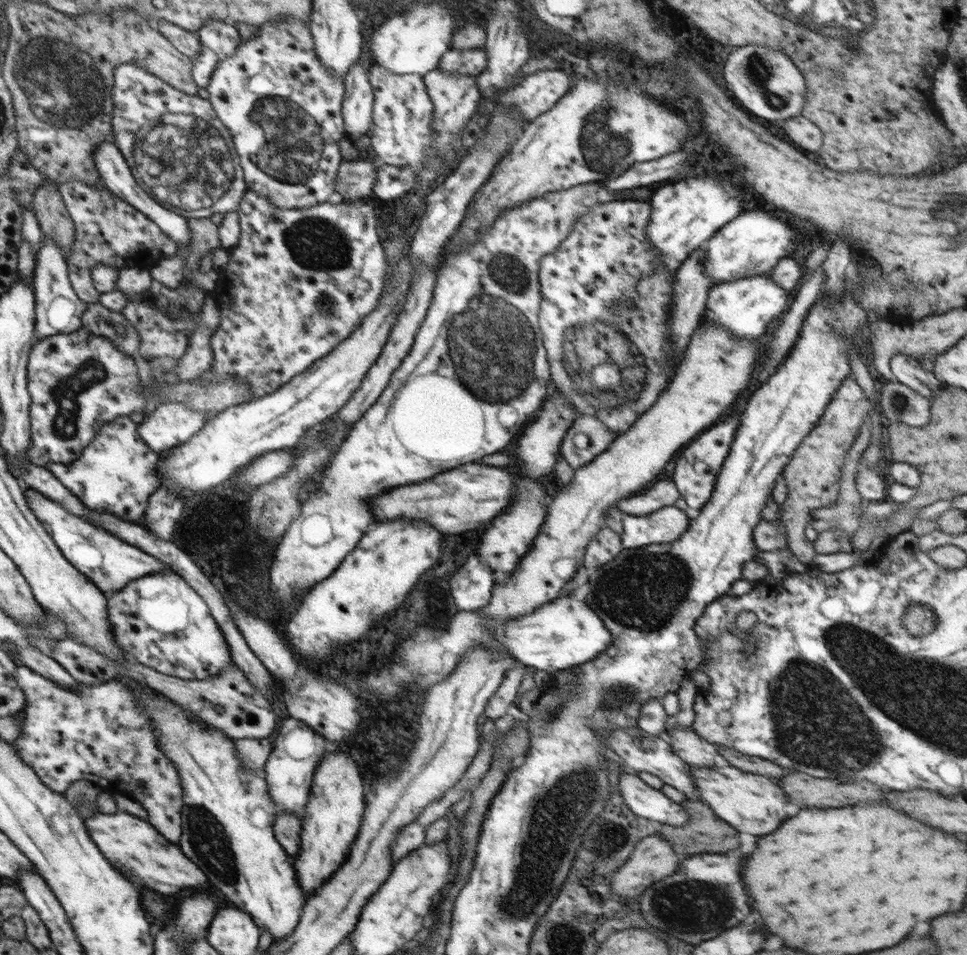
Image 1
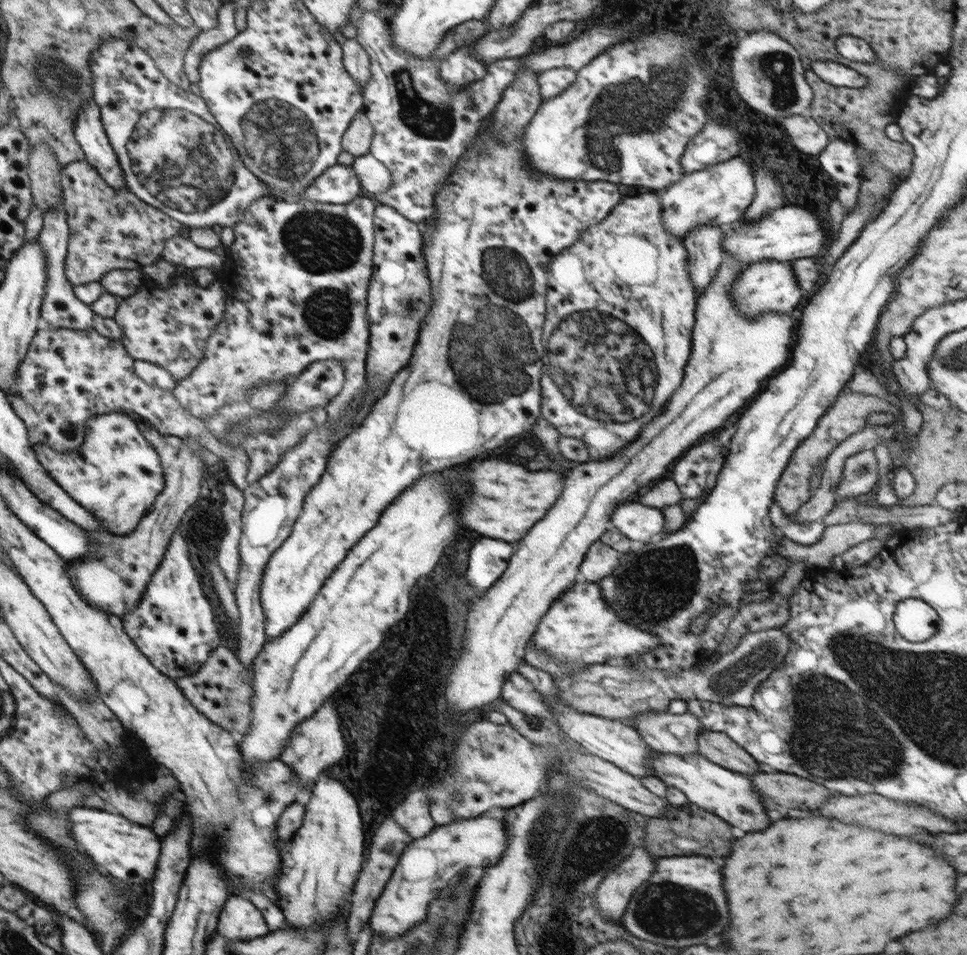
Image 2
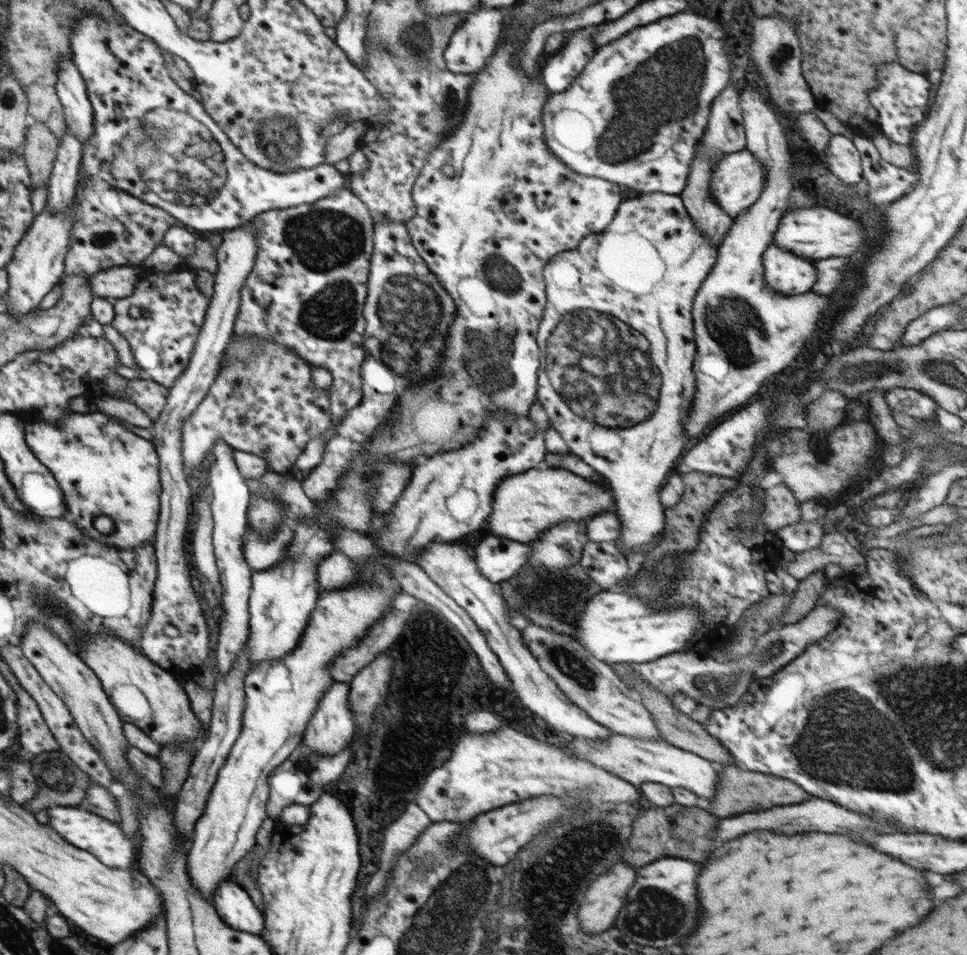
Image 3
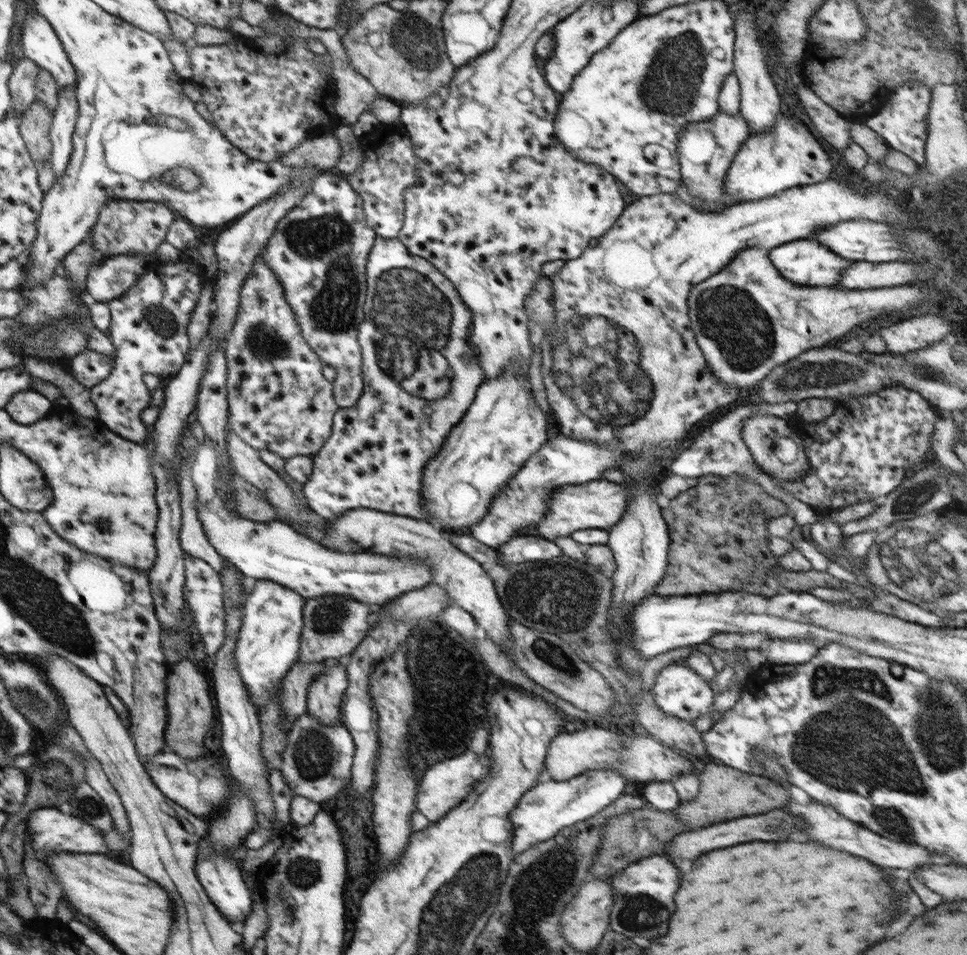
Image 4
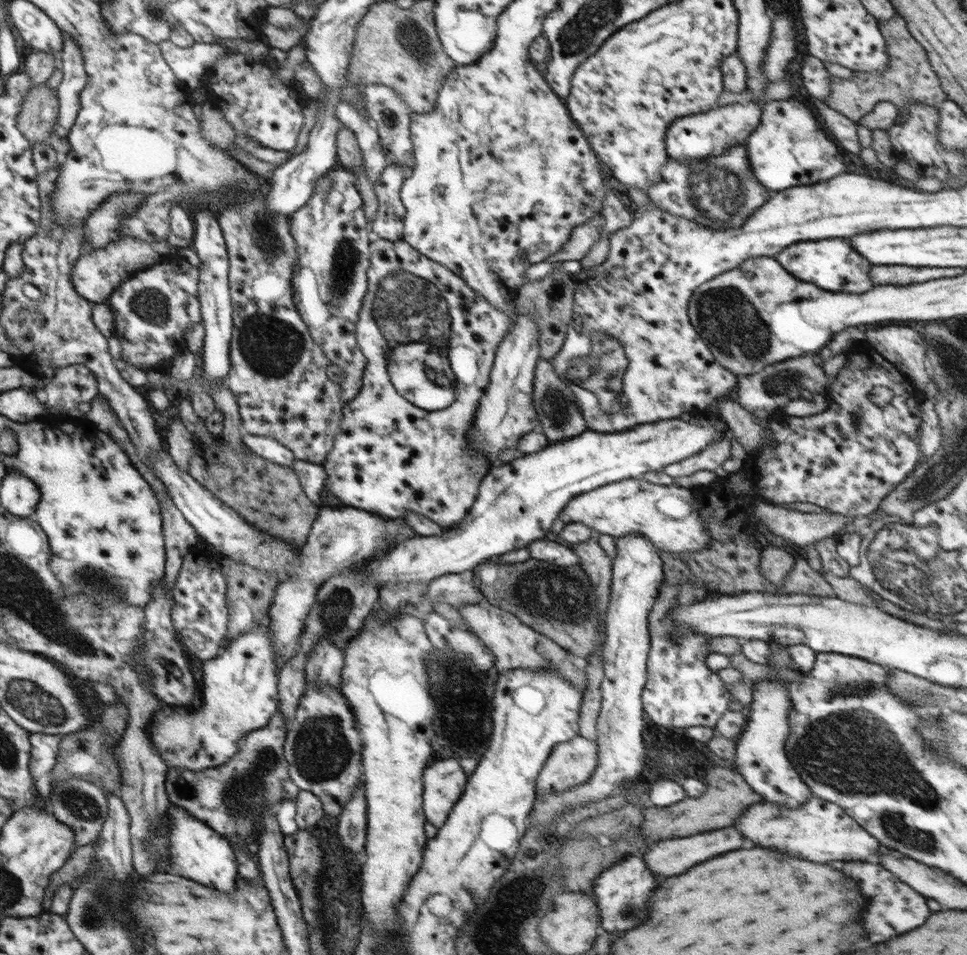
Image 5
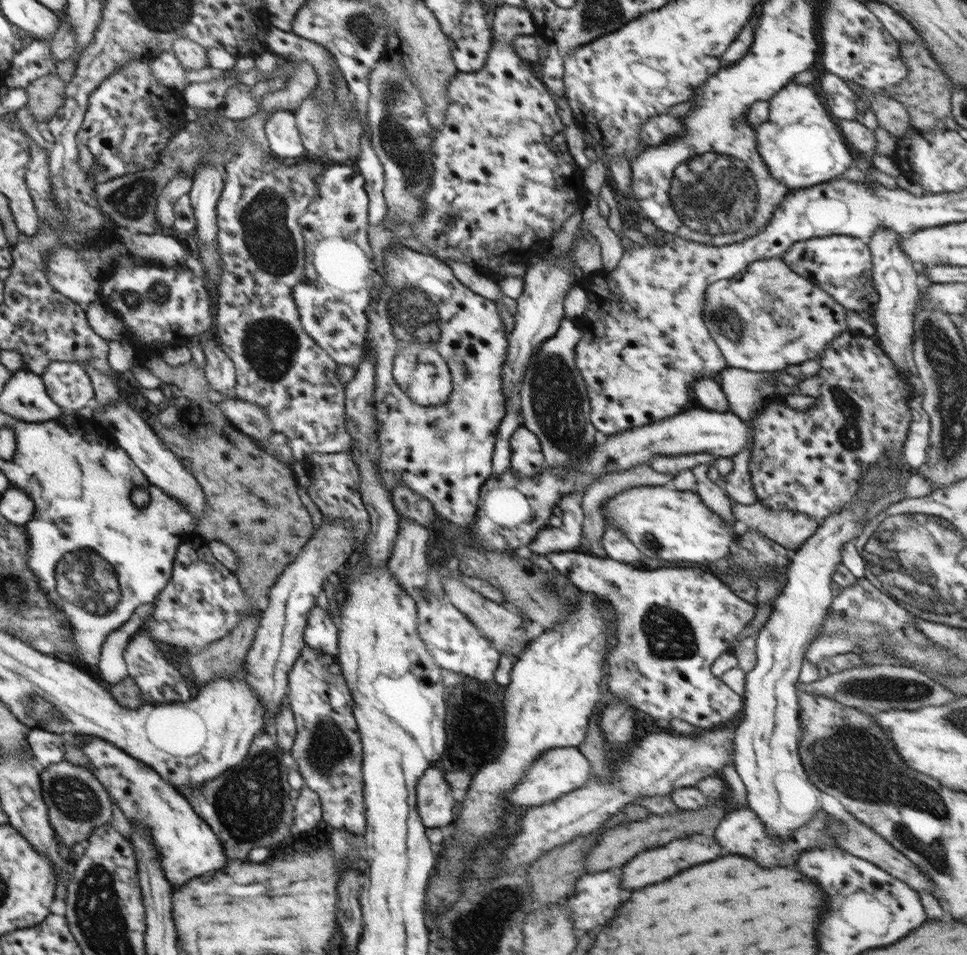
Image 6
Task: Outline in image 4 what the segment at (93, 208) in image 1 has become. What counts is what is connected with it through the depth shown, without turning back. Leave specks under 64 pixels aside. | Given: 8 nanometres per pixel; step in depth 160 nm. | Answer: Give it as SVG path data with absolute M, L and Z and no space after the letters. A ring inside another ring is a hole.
M110 200L108 206L102 208L97 224L92 228L91 240L96 258L106 258L116 254L146 255L154 254L166 240L169 226L175 215L168 206L155 201Z

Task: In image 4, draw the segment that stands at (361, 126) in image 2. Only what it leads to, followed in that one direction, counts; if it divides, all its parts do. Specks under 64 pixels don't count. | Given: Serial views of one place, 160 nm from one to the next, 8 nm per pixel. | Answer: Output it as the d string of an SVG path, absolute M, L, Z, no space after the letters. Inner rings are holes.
M335 136L307 139L302 146L278 159L284 166L318 167L320 170L336 167L342 147Z

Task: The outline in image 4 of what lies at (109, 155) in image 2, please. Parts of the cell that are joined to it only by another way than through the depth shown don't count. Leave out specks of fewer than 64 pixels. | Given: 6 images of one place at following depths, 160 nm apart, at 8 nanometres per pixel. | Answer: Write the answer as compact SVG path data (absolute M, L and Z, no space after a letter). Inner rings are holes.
M34 7L28 9L23 26L22 48L25 58L28 58L45 68L57 80L57 88L67 88L77 84L77 74L74 65L70 62L62 42L54 32L52 25L39 14Z

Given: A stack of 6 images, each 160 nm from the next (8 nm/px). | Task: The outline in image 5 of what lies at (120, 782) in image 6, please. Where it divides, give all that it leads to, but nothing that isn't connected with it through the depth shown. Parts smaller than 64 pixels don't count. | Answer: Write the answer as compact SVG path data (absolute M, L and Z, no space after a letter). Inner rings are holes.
M171 804L168 814L171 818L171 872L220 892L233 892L239 874L237 856L230 842L207 824L194 818L185 808Z

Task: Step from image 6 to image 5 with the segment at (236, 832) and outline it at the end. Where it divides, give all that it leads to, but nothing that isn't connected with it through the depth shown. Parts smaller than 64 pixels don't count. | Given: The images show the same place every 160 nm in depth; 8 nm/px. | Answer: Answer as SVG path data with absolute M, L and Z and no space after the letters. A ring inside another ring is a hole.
M276 711L270 722L258 730L249 732L242 740L240 750L232 760L224 762L222 765L213 766L199 771L181 769L180 767L170 767L166 774L165 789L168 800L178 808L185 808L194 818L207 824L212 830L215 830L220 836L223 836L228 842L230 838L237 838L236 843L230 844L235 850L238 861L238 874L246 880L255 880L261 878L261 872L256 862L252 861L242 852L240 844L246 842L250 836L259 836L261 833L261 820L264 813L276 815L276 804L280 806L284 799L282 791L282 780L289 778L288 762L284 757L284 745L286 740L287 720L285 716Z

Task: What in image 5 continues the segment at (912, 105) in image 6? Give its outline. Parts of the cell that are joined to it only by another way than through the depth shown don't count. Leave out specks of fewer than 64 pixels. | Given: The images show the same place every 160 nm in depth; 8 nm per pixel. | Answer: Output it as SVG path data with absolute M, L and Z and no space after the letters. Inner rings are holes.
M894 13L892 18L879 21L879 28L886 41L888 53L887 69L882 73L867 73L853 71L848 79L831 76L830 94L827 94L827 105L832 110L840 111L840 114L857 122L866 116L882 101L893 102L907 116L907 106L912 102L929 104L938 108L946 99L947 94L941 87L938 75L929 63L929 58L924 47L910 34L907 22L902 15Z

